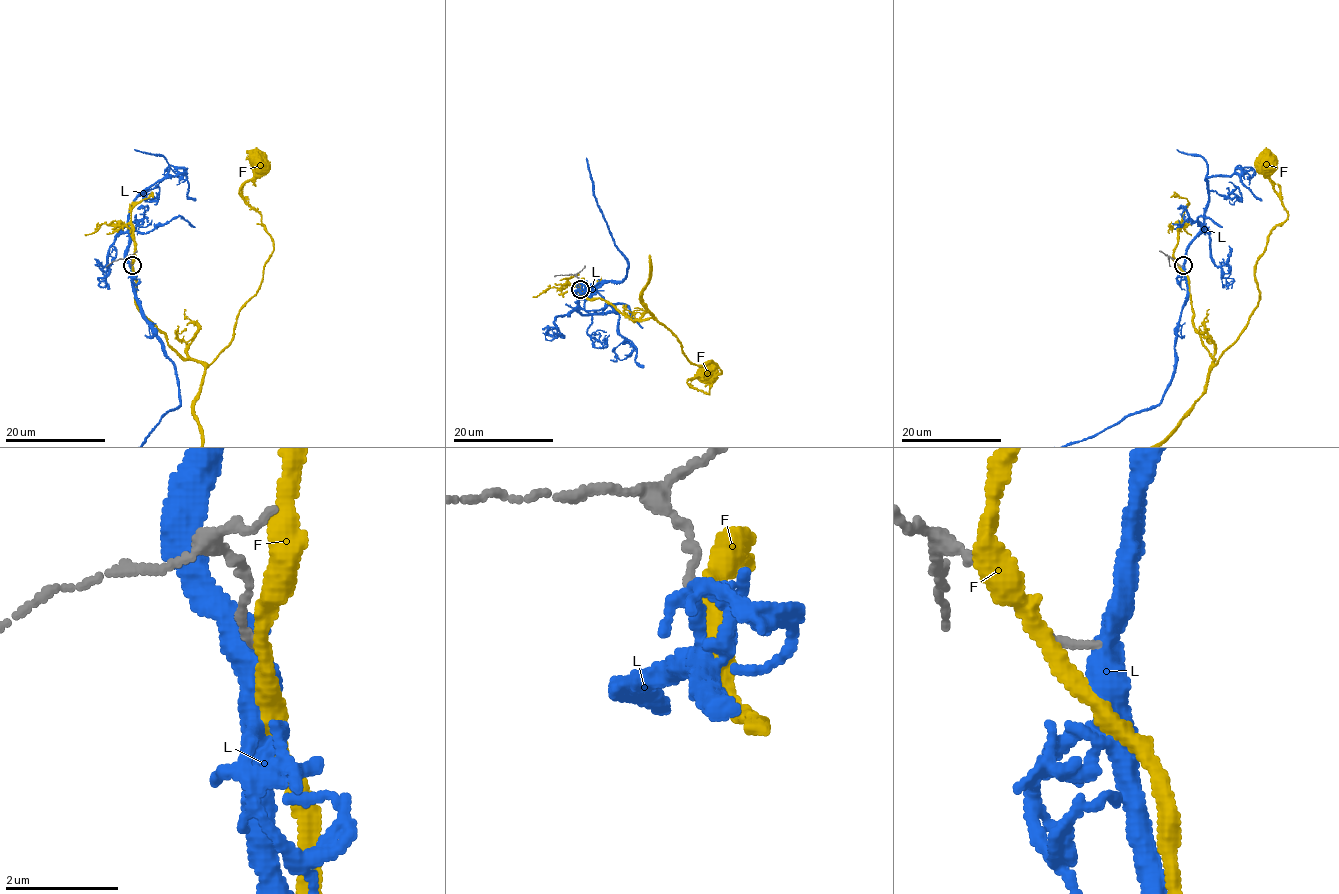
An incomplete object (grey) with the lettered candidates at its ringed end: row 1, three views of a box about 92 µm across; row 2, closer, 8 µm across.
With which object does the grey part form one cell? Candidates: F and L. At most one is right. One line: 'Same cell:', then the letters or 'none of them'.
Same cell: none of them

